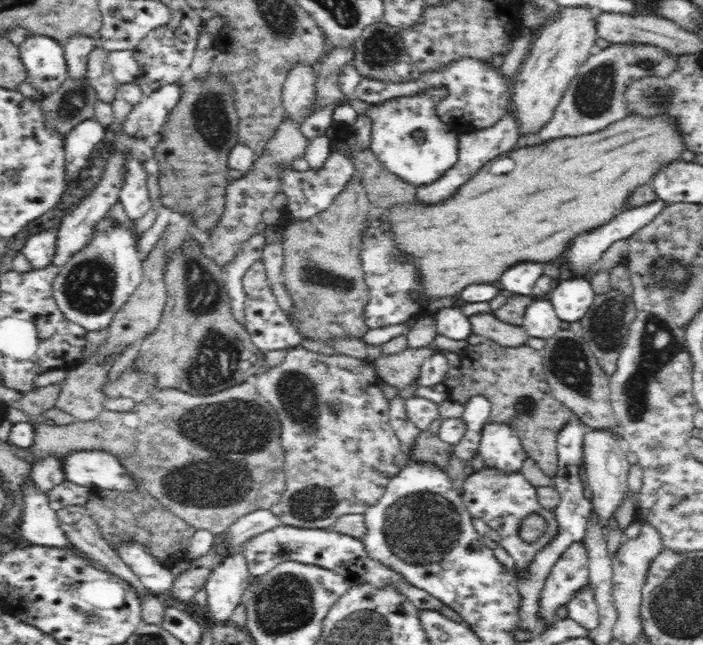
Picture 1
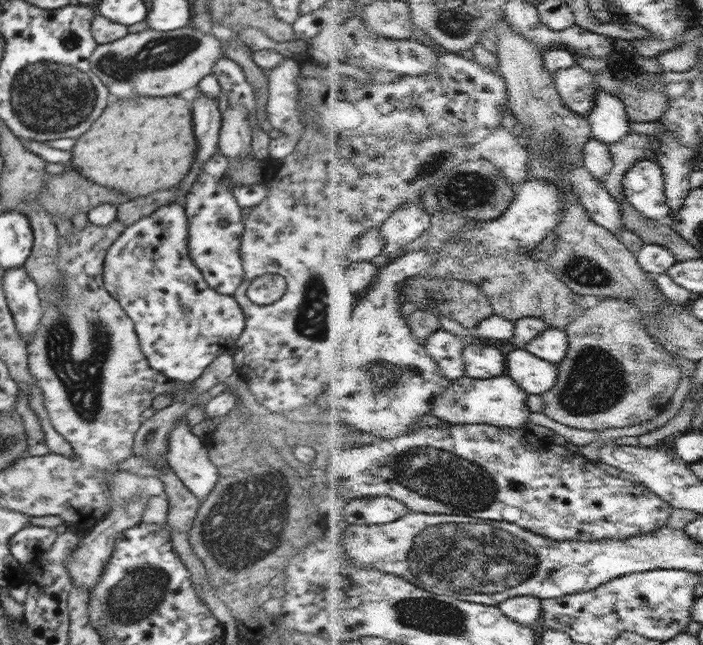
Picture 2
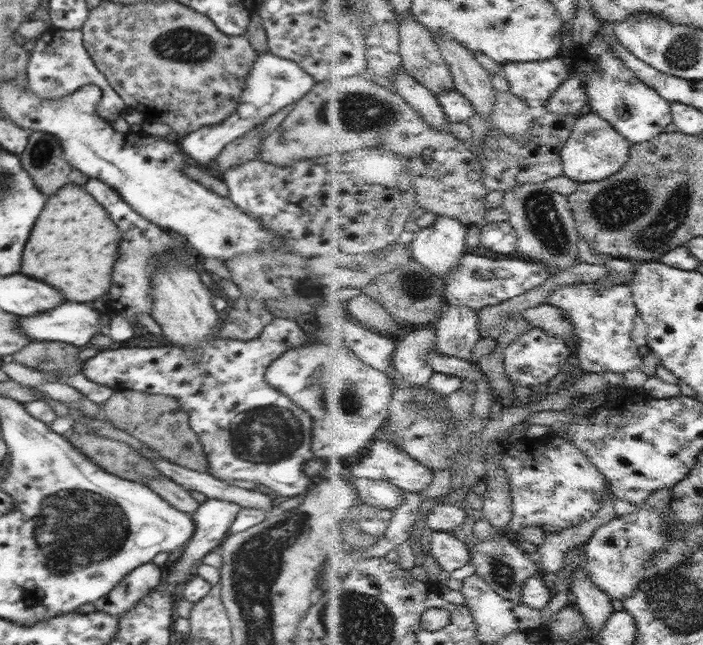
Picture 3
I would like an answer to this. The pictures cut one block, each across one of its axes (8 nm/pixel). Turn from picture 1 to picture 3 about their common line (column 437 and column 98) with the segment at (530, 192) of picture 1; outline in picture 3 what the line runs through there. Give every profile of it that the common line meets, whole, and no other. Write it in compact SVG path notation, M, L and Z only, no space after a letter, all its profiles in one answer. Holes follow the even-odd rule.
M68 184L48 198L42 214L38 216L22 252L20 272L58 288L64 300L96 300L106 294L112 284L110 274L120 238L120 230L108 218L106 210L84 188Z

